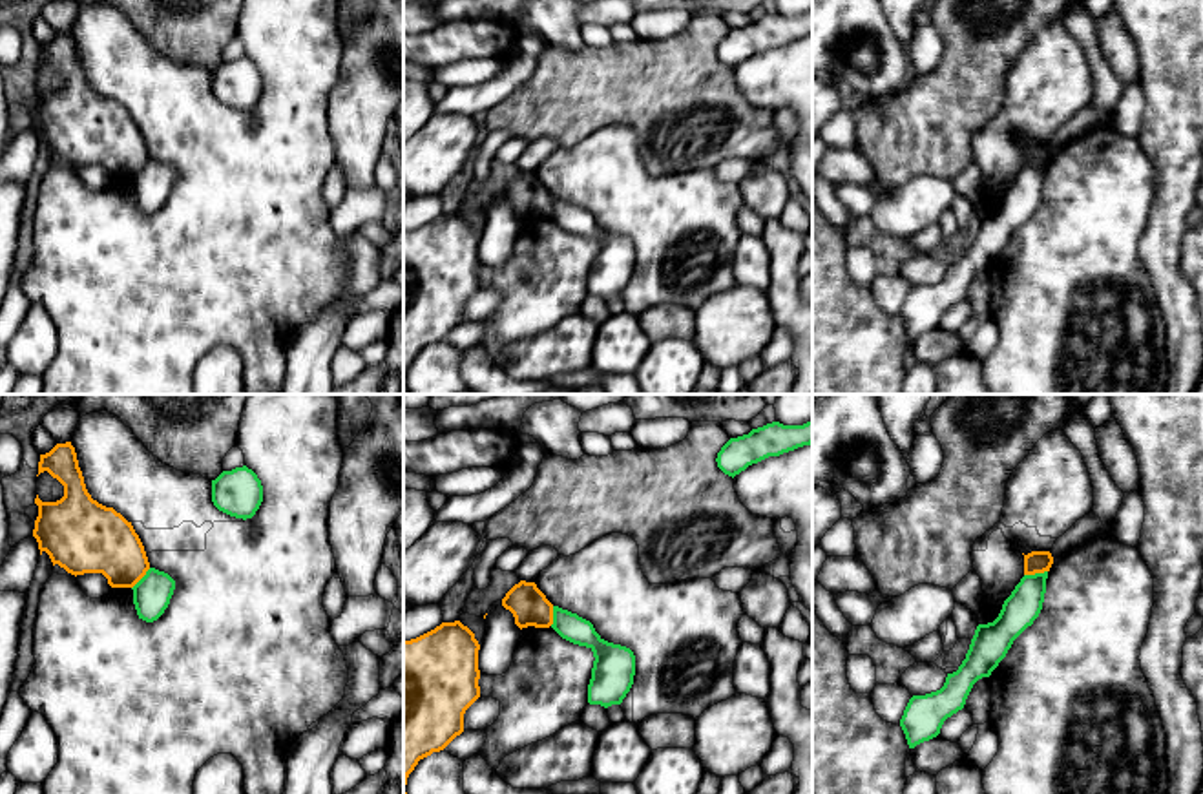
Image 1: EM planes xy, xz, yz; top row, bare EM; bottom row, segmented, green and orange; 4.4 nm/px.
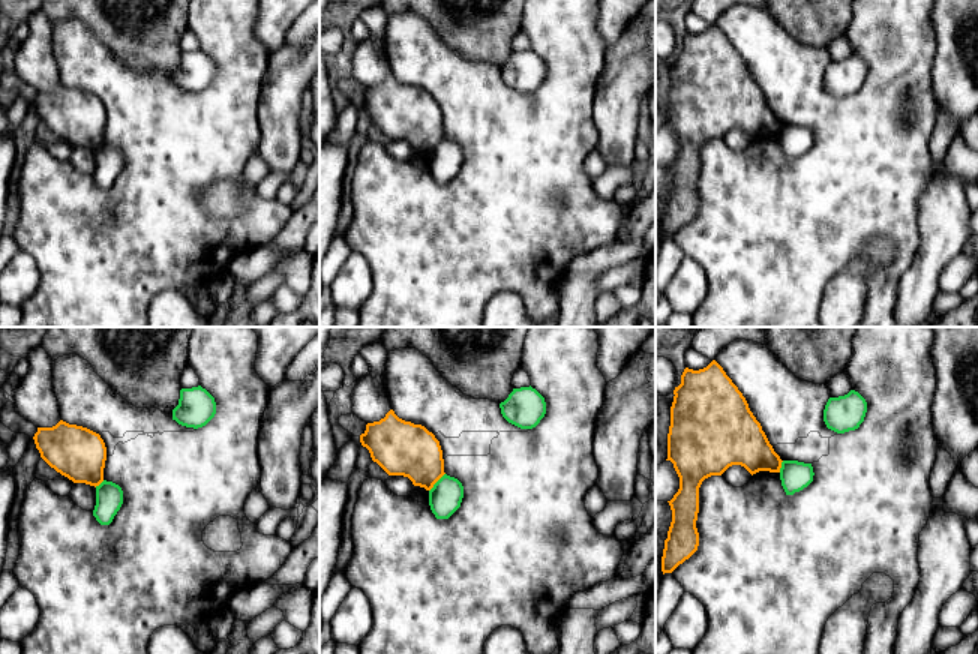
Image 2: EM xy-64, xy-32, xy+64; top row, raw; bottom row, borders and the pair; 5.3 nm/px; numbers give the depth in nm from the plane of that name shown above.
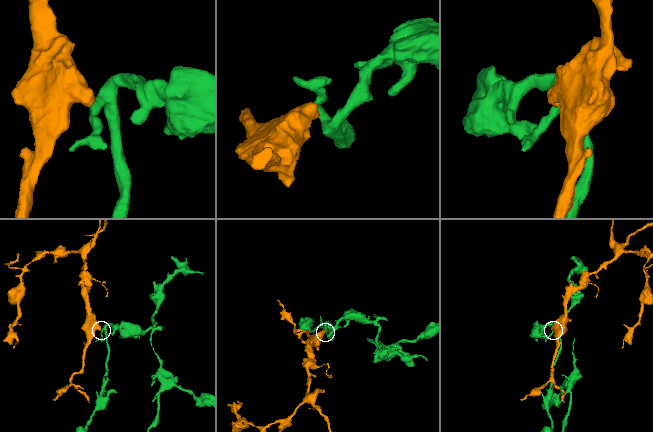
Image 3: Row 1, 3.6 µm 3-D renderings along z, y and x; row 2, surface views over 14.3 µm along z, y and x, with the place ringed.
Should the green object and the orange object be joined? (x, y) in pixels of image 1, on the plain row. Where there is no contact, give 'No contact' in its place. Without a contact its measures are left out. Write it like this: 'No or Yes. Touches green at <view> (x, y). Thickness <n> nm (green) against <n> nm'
No. Touches green at yz (1035, 165). Thickness 160 nm (green) against 100 nm

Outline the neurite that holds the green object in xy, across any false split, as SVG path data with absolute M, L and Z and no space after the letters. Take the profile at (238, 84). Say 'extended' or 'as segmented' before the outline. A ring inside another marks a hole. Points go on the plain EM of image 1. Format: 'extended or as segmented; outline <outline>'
as segmented; outline M246 57L223 62L212 71L214 97L235 110L252 110L263 93L263 77Z

